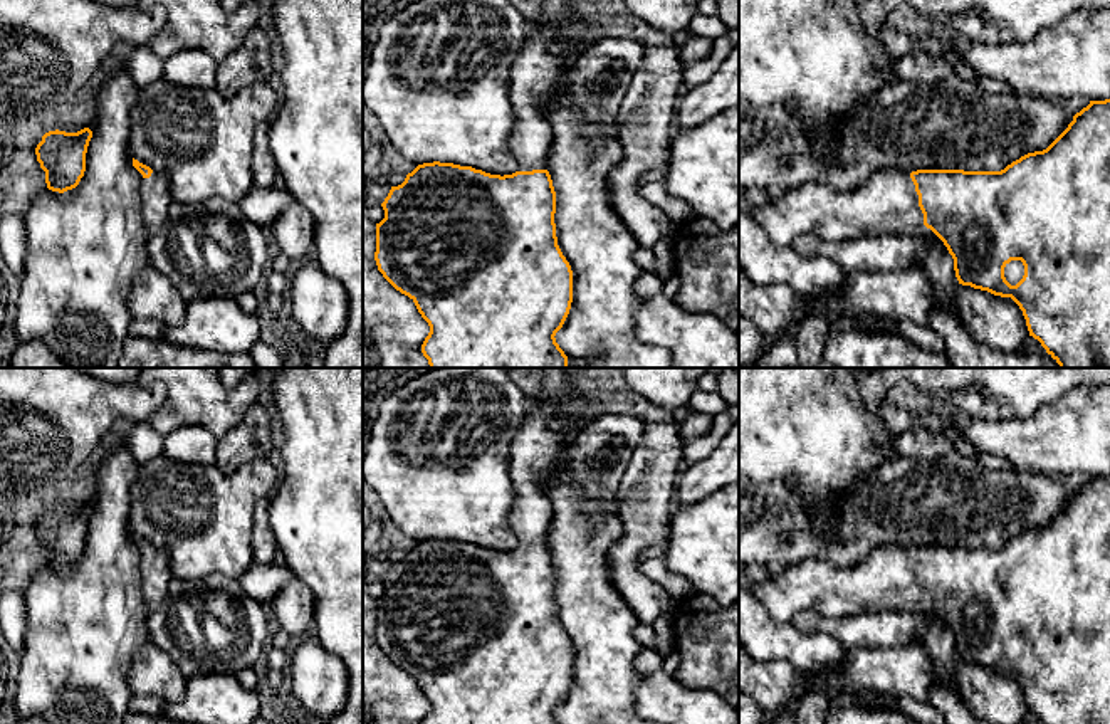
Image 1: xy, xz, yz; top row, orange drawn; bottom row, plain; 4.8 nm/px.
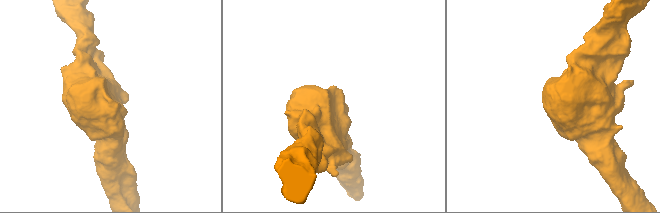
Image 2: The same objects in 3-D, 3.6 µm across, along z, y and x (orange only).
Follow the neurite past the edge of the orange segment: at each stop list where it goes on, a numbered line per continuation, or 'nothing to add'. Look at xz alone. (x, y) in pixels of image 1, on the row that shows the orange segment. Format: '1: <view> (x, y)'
1: xz (536, 69)

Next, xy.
1: xy (155, 192)

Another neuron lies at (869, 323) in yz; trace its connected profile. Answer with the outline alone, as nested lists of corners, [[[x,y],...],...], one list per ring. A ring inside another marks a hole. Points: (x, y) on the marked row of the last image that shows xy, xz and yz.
[[[858,314],[851,321],[856,323],[861,329],[870,333],[893,333],[892,321],[888,319],[878,319],[873,316]]]

